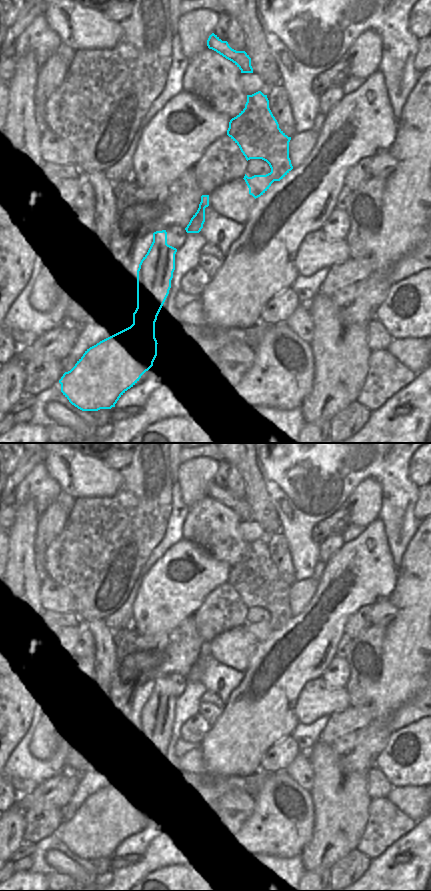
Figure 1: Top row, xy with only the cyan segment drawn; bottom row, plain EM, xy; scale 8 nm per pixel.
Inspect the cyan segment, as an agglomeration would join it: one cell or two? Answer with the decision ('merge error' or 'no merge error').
no merge error

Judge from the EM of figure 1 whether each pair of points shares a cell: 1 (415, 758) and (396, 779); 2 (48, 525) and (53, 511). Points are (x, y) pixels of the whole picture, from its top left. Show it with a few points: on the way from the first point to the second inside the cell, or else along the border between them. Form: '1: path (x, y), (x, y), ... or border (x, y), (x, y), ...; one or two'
1: path (410, 763), (399, 774); one
2: path (51, 522), (53, 514); one

